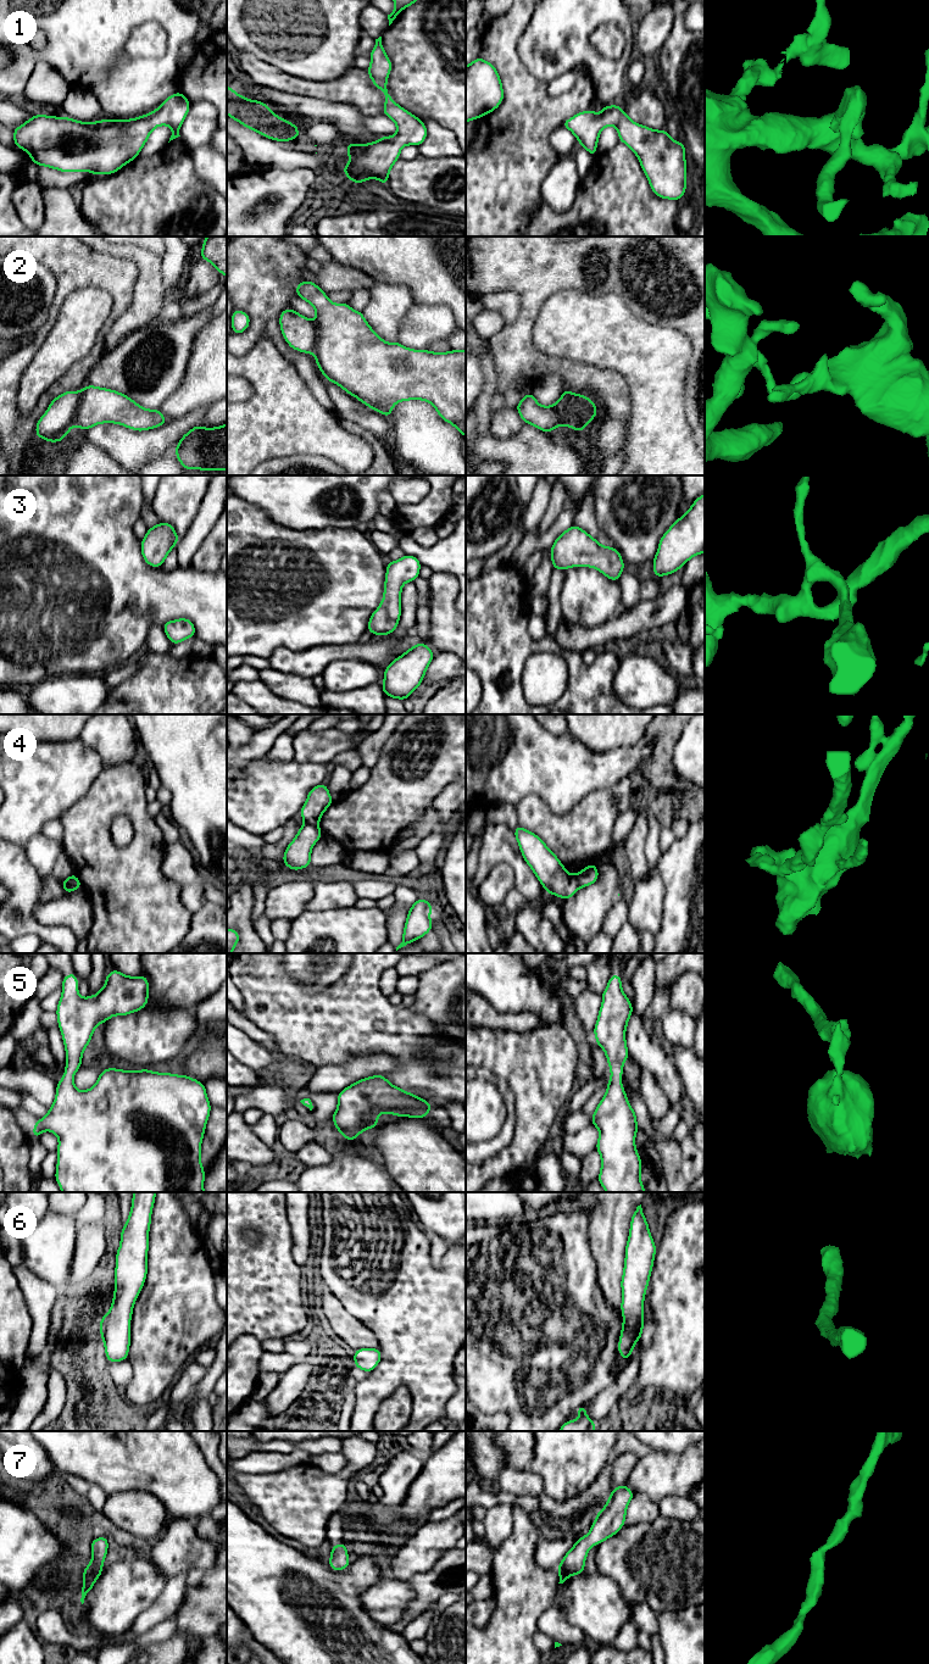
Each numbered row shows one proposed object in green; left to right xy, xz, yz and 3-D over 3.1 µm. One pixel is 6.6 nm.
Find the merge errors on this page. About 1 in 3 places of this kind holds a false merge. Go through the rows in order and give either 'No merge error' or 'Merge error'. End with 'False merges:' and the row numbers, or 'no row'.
1: No merge error
2: Merge error
3: No merge error
4: Merge error
5: No merge error
6: No merge error
7: No merge error
False merges: 2, 4

